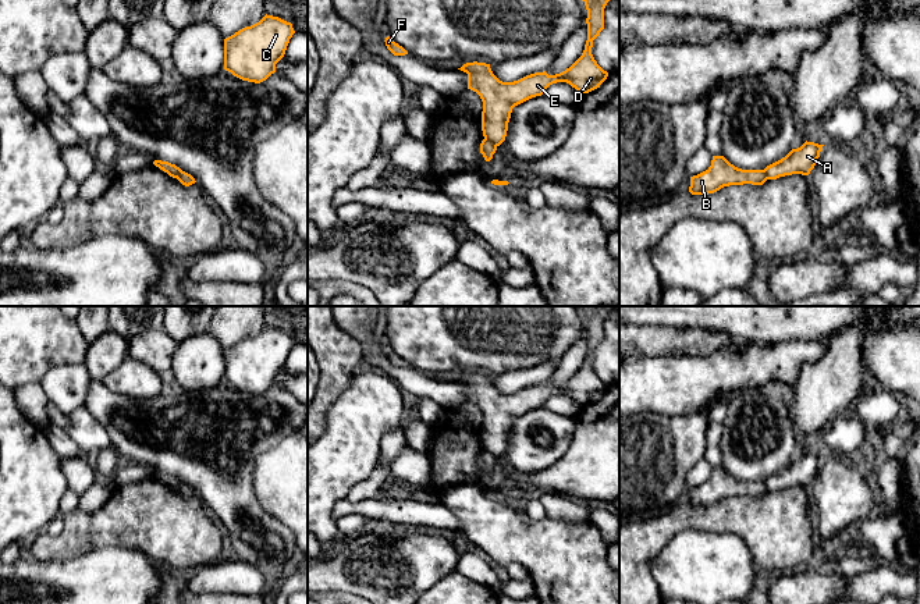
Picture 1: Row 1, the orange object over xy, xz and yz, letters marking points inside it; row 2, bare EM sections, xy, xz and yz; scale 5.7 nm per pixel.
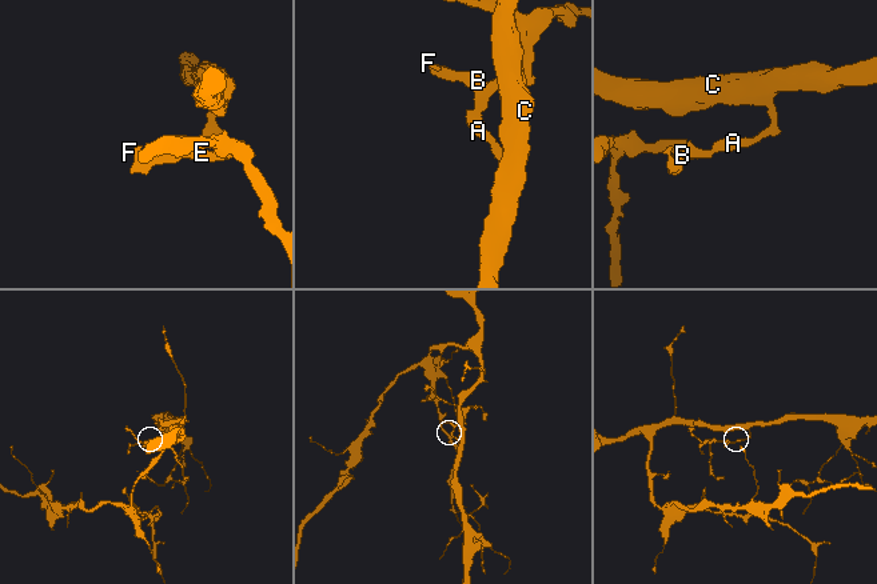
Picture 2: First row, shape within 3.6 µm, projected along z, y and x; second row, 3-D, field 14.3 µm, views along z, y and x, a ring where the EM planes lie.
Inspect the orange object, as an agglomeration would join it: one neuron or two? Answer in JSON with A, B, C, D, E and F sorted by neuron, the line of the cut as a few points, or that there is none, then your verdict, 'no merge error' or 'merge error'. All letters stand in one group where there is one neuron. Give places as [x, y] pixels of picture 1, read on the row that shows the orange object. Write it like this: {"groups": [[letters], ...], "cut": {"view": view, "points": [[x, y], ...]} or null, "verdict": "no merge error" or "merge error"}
{"groups": [["A", "C"], ["B", "D", "E", "F"]], "cut": {"view": "xz", "points": [[485, 138], [496, 146]]}, "verdict": "merge error"}

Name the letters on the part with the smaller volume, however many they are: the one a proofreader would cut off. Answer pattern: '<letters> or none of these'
B, D, E, F

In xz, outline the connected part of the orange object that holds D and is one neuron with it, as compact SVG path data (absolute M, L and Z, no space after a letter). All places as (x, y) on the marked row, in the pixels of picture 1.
M582 0L587 10L587 40L585 45L585 50L582 56L565 71L548 75L546 71L534 72L526 75L514 82L502 82L500 81L491 71L490 64L486 63L466 63L461 68L461 71L468 74L468 89L476 92L483 102L482 111L482 131L484 139L489 139L495 146L500 146L507 136L508 122L511 118L512 109L532 97L541 96L543 92L553 84L566 82L576 90L582 93L589 93L597 88L607 79L608 72L604 71L592 54L593 40L600 35L604 29L604 8L610 0Z

